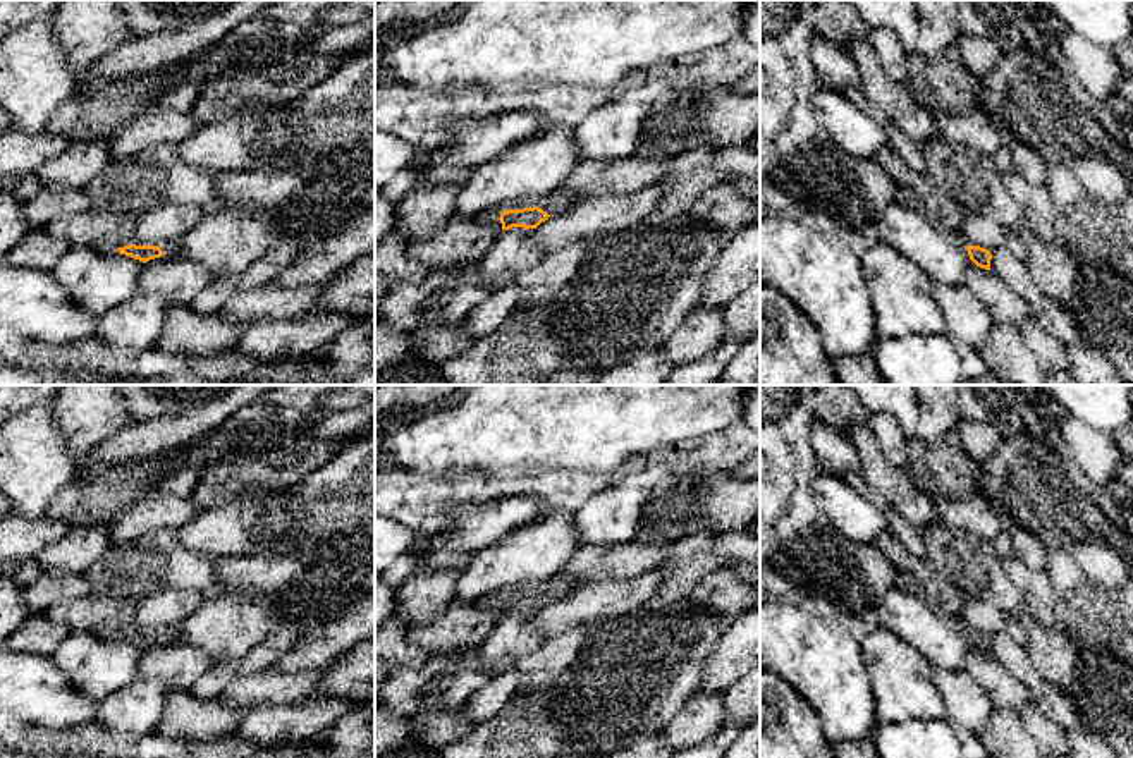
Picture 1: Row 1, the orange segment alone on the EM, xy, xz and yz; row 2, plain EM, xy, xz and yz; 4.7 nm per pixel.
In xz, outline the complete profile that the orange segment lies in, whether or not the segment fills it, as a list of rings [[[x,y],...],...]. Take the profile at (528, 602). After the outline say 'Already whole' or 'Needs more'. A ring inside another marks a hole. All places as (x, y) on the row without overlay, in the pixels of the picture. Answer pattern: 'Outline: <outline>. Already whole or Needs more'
Outline: [[[555,574],[540,584],[536,591],[502,596],[499,605],[502,608],[502,615],[509,615],[512,612],[523,612],[524,615],[536,614],[550,600],[557,600],[566,591],[569,591],[567,586],[564,586]]]. Needs more

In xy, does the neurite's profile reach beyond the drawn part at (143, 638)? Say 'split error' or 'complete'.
split error

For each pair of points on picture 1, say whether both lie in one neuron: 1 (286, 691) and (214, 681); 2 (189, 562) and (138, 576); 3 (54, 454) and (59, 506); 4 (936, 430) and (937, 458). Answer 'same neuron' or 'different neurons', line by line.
1: different neurons
2: same neuron
3: different neurons
4: different neurons

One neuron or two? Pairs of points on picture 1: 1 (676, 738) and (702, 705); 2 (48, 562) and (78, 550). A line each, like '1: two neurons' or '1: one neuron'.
1: one neuron
2: one neuron

